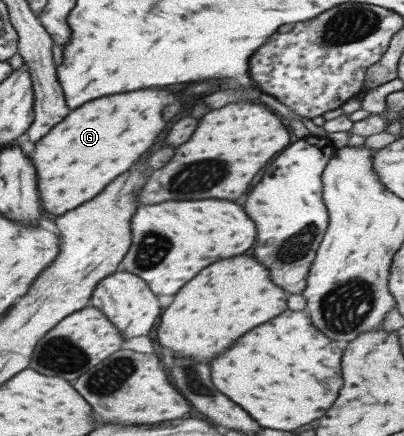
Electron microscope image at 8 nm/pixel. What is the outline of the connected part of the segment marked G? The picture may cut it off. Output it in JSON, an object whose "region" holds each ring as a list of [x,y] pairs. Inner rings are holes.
{"region":[[[135,90],[135,92],[127,92],[127,94],[115,94],[111,98],[97,98],[95,102],[85,102],[83,106],[71,110],[43,138],[39,138],[33,146],[33,150],[27,154],[35,168],[41,208],[47,210],[47,214],[59,217],[67,210],[73,210],[81,202],[99,194],[105,184],[109,184],[117,174],[125,172],[153,144],[155,136],[163,130],[163,122],[167,124],[175,116],[179,106],[181,106],[179,98],[171,92]]]}

